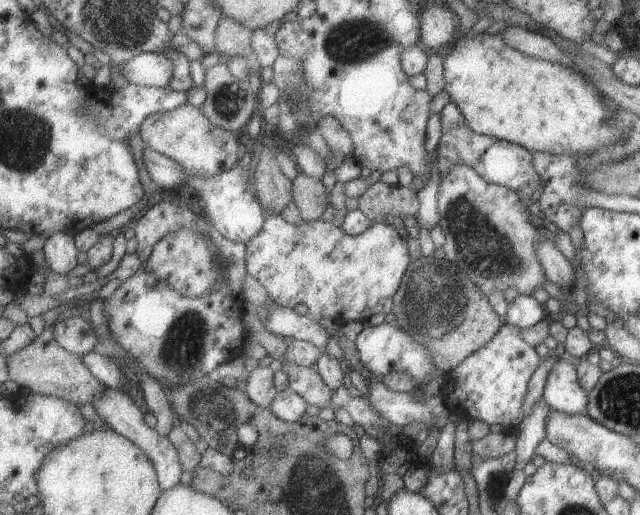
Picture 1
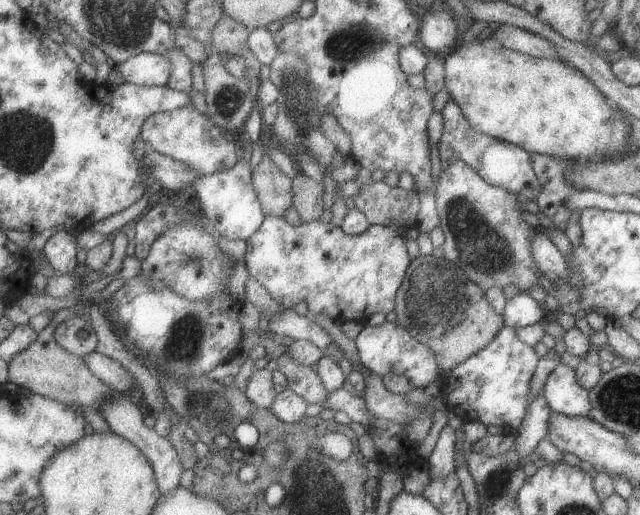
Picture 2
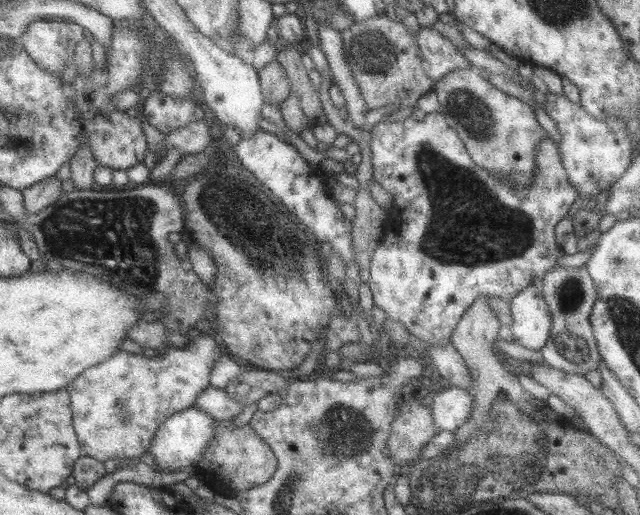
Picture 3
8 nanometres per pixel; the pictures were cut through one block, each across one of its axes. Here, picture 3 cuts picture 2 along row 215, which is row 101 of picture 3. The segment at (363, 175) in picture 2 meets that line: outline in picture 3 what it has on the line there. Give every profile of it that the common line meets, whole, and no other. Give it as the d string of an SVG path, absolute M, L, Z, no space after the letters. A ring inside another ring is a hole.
M381 14L355 22L352 28L344 32L345 54L369 110L385 106L397 106L398 109L417 107L419 99L434 90L435 80L431 80L423 68L423 50L419 46L417 33L412 34L400 19L397 16L393 21Z

